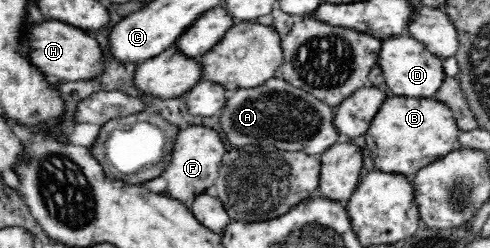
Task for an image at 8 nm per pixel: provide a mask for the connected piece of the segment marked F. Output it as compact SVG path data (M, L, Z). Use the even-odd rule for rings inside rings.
M203 126L181 128L181 133L178 132L173 141L171 158L159 175L166 181L165 189L161 193L181 201L189 208L195 196L212 190L226 153L227 150L223 148L223 143L213 128Z

